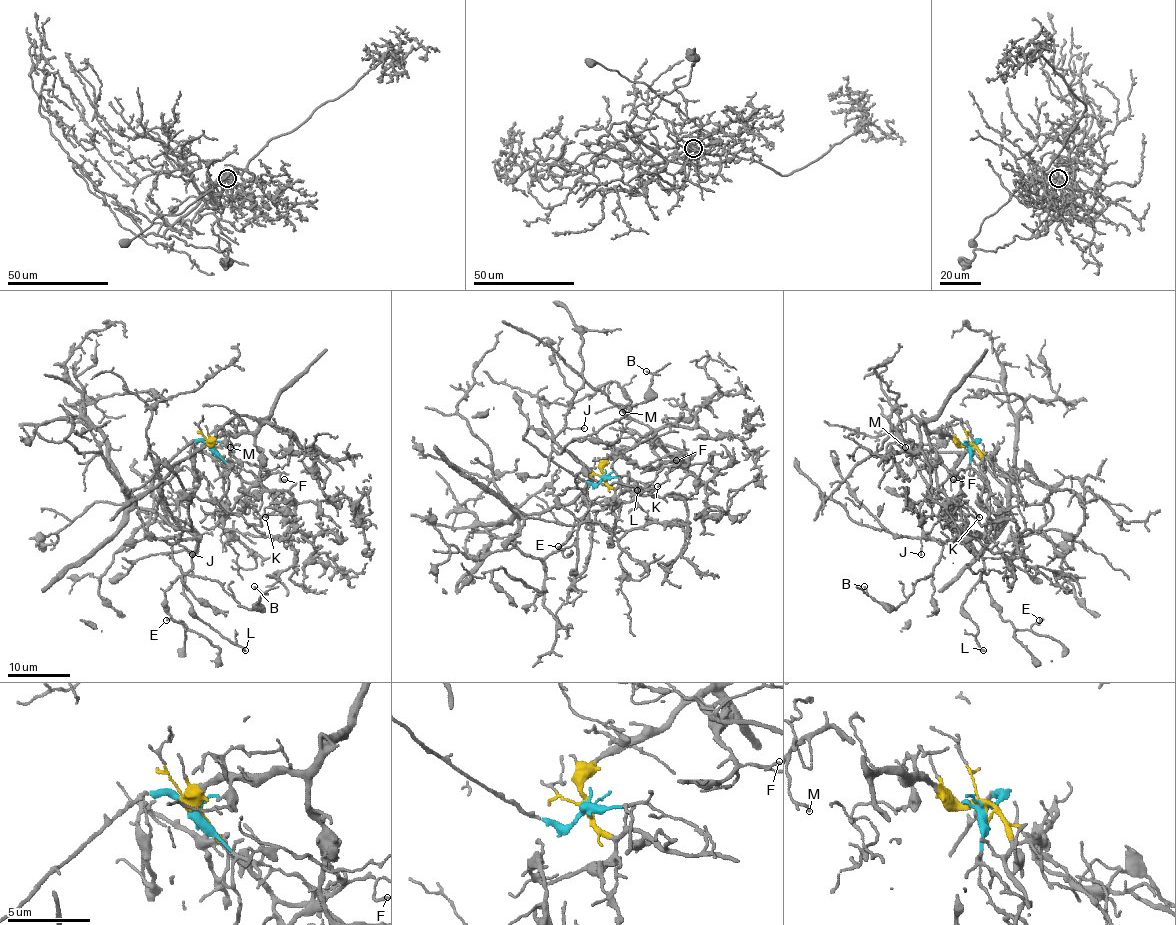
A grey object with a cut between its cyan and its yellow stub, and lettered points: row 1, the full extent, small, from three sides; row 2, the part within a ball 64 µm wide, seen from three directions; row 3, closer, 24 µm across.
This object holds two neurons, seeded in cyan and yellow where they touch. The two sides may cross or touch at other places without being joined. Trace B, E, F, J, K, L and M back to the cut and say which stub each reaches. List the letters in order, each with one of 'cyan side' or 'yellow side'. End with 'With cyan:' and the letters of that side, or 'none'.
B: cyan side
E: cyan side
F: yellow side
J: cyan side
K: yellow side
L: cyan side
M: yellow side
With cyan: B, E, J, L

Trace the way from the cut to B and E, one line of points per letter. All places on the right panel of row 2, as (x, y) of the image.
B: (970, 444), (976, 441), (919, 509), (921, 528), (943, 547), (933, 572), (894, 609), (875, 602), (864, 586)
E: (970, 444), (924, 499), (921, 528), (940, 543), (966, 539), (1004, 620), (1029, 630), (1039, 620)

